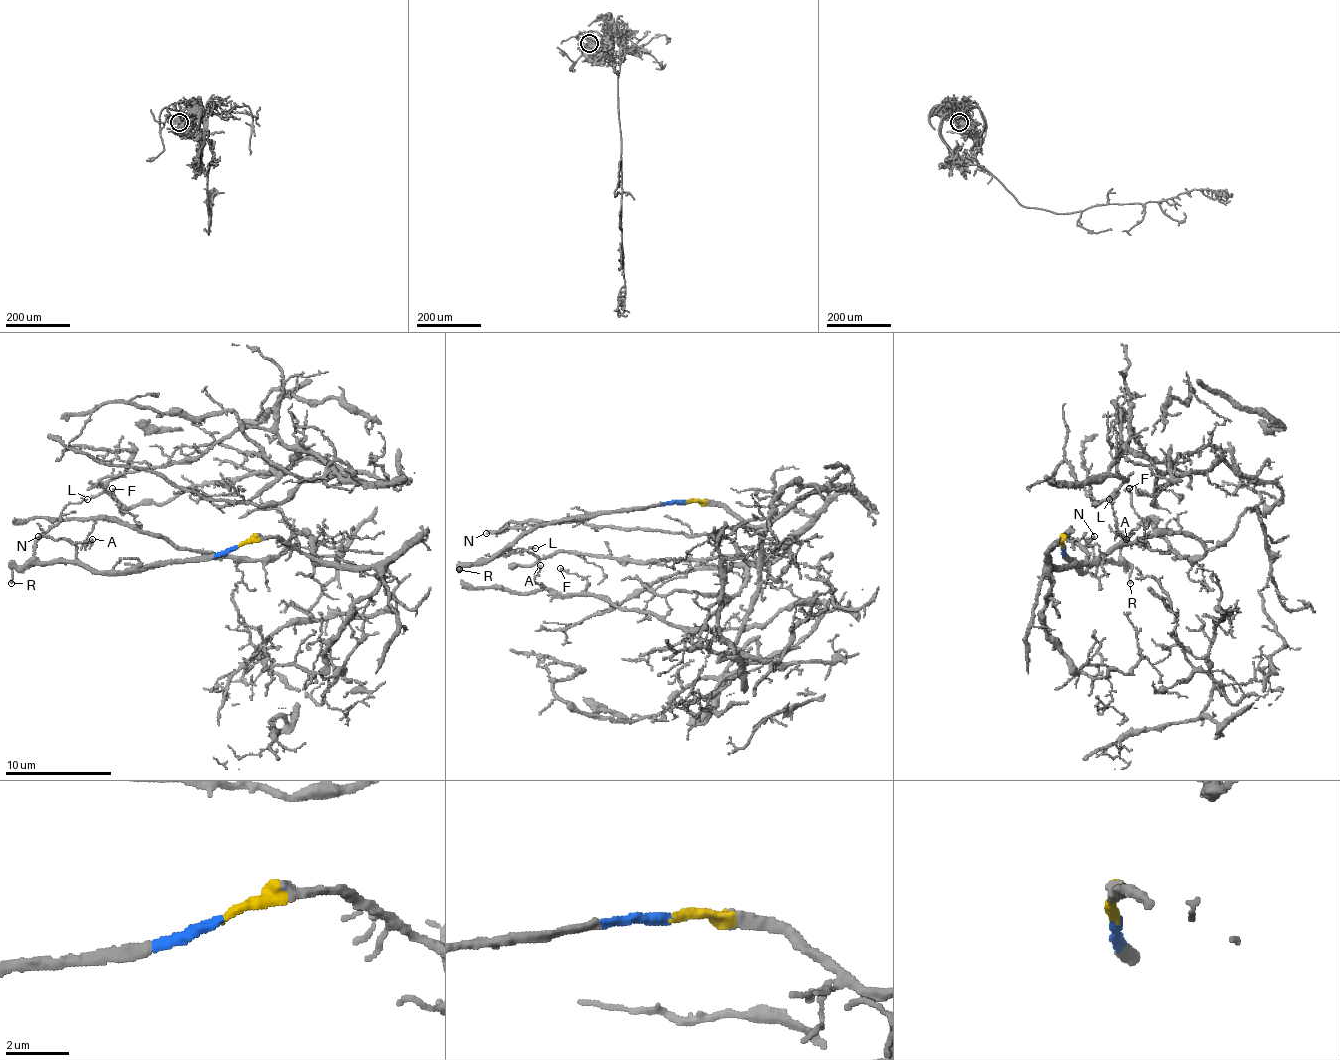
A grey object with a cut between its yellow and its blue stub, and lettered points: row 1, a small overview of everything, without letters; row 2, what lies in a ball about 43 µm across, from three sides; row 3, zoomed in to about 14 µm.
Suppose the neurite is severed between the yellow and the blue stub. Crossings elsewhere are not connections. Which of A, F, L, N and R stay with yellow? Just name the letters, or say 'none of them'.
A, F

